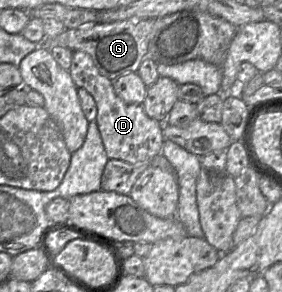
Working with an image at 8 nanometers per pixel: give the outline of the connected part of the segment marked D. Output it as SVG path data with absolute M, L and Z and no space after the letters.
M73 51L70 76L77 88L85 89L95 100L97 107L96 123L105 152L109 159L119 159L128 163L150 160L161 153L164 142L161 123L149 117L142 104L130 104L123 101L113 88L113 81L102 75L89 54Z

